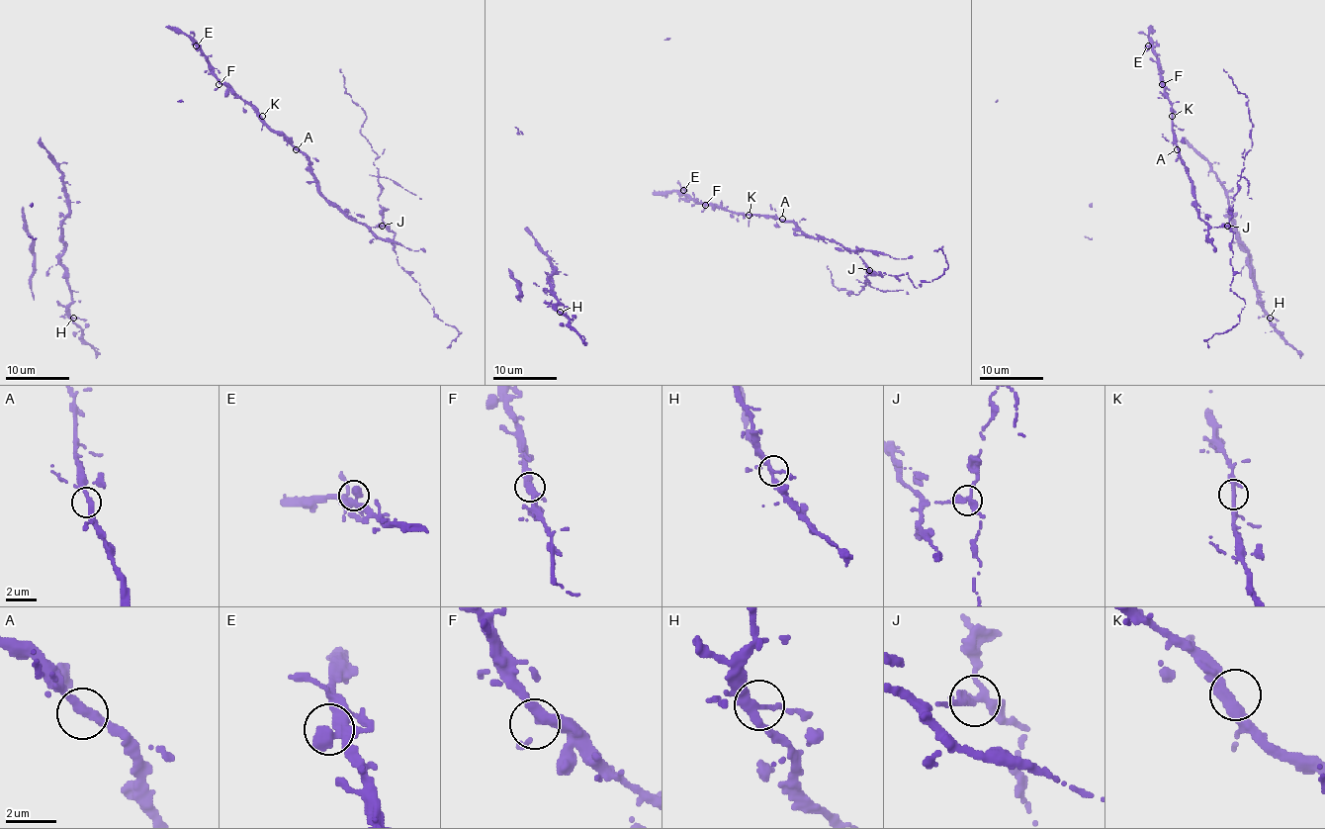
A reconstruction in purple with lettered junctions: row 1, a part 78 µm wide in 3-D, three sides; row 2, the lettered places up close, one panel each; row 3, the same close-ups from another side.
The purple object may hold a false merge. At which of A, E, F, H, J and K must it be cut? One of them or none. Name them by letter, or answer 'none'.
J

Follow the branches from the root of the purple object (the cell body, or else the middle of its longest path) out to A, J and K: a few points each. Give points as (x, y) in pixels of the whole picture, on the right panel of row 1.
A: (1153, 50), (1157, 56), (1161, 85), (1172, 106), (1172, 134), (1177, 149)
J: (1153, 50), (1157, 56), (1161, 85), (1172, 106), (1174, 141), (1191, 183), (1197, 215), (1210, 227), (1228, 227)
K: (1153, 50), (1157, 56), (1161, 85), (1169, 97), (1172, 116)

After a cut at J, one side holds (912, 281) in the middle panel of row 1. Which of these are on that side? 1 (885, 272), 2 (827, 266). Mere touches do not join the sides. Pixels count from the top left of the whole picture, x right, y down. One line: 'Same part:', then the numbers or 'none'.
Same part: 1, 2

